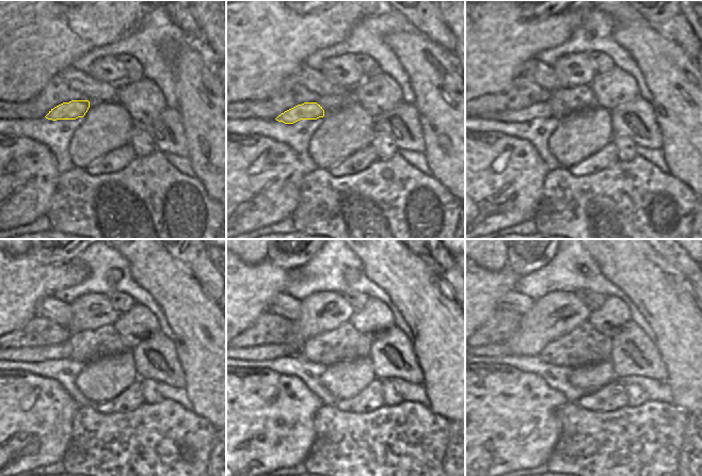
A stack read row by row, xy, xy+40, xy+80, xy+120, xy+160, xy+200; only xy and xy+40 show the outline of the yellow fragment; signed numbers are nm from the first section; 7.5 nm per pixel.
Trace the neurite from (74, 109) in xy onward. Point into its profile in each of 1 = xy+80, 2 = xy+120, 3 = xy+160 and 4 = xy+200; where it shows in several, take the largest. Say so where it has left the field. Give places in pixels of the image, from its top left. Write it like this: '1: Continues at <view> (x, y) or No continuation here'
1: Continues at xy+80 (538, 110)
2: Continues at xy+120 (42, 353)
3: Continues at xy+160 (269, 352)
4: Continues at xy+200 (493, 349)

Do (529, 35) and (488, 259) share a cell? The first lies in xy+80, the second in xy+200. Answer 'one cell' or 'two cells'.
two cells

